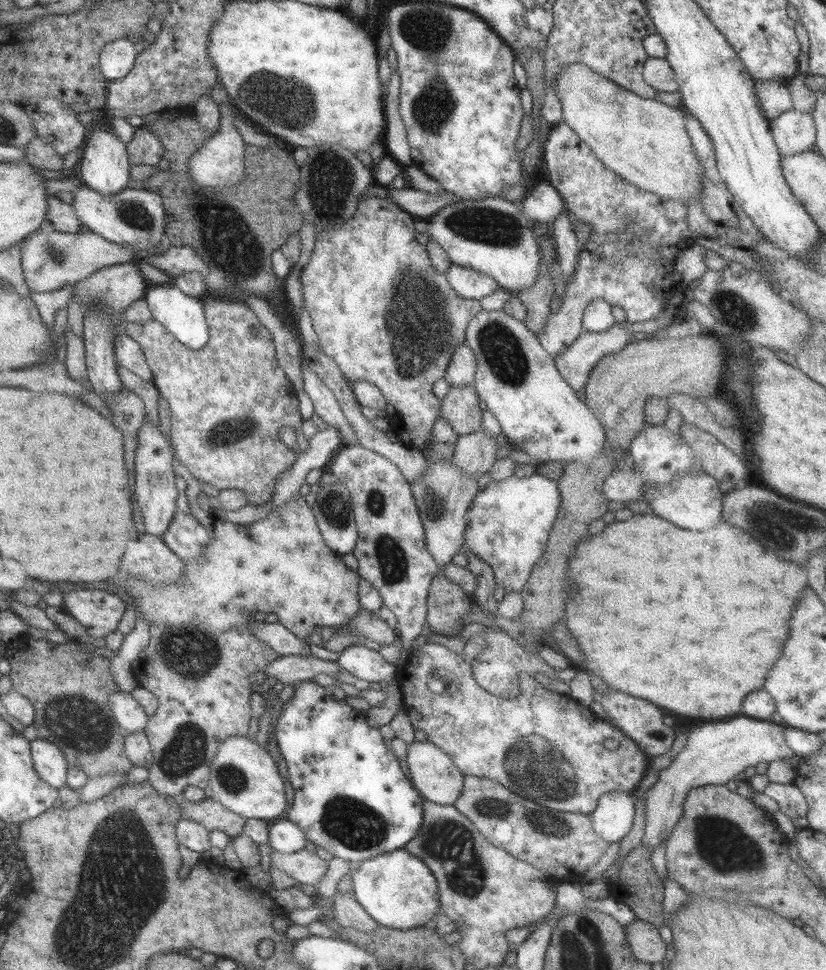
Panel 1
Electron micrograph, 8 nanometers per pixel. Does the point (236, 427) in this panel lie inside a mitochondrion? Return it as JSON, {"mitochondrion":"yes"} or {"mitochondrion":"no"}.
{"mitochondrion":"yes"}

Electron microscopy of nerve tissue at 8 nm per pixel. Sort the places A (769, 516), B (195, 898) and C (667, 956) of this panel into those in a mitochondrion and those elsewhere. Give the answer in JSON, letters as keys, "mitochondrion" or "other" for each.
{"A":"mitochondrion","B":"other","C":"other"}

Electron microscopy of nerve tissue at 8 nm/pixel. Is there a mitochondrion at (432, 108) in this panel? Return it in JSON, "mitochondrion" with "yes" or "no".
{"mitochondrion":"yes"}

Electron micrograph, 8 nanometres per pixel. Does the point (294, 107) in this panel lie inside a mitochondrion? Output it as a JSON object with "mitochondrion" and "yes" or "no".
{"mitochondrion":"yes"}

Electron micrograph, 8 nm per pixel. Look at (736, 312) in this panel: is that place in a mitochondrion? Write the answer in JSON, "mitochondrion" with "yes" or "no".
{"mitochondrion":"yes"}

